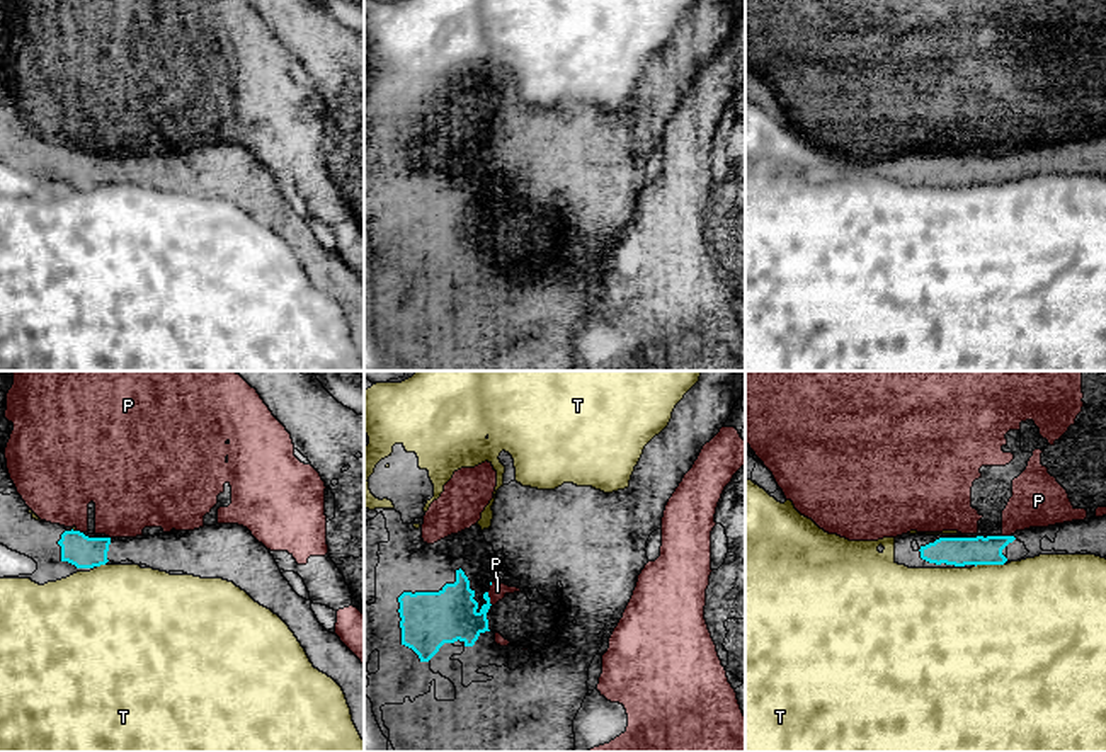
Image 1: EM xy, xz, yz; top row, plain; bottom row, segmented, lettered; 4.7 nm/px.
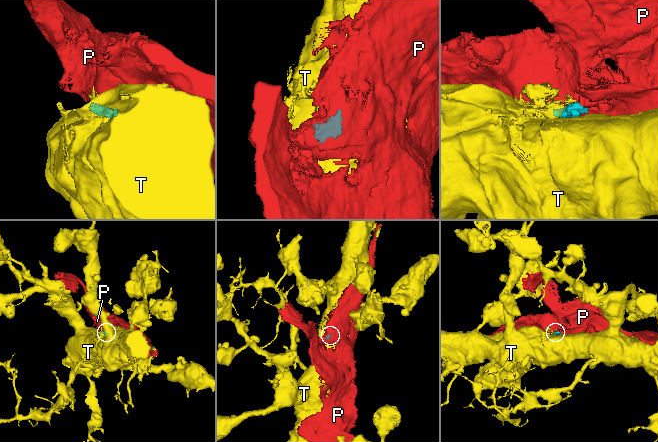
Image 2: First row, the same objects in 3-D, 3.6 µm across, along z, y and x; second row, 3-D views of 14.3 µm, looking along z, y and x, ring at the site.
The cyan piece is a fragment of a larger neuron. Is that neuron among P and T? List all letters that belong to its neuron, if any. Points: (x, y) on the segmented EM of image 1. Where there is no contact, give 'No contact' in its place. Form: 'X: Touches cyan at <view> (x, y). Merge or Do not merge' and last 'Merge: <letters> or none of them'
P: Touches cyan at xz (489, 599). Do not merge
T: Touches cyan at yz (989, 564). Do not merge
Merge: none of them

